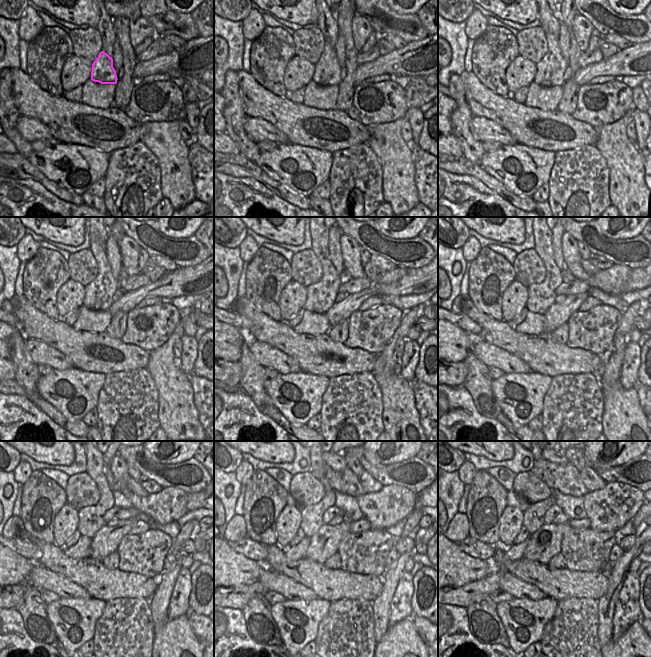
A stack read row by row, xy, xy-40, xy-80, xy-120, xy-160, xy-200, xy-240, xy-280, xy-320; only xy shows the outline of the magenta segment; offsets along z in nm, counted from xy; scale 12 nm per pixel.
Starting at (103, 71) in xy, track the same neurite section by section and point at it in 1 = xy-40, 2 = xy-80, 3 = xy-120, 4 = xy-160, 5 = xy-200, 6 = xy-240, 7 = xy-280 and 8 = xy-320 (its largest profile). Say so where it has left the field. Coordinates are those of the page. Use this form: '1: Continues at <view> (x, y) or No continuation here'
1: Continues at xy-40 (327, 69)
2: Continues at xy-80 (550, 70)
3: Continues at xy-120 (98, 296)
4: Continues at xy-160 (321, 296)
5: Continues at xy-200 (541, 296)
6: Continues at xy-240 (91, 520)
7: Continues at xy-280 (311, 516)
8: Continues at xy-320 (533, 520)

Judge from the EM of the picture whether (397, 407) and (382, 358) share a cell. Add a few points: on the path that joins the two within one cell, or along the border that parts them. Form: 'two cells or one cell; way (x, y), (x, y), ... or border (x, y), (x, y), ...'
one cell; way (397, 395), (380, 377), (380, 370)

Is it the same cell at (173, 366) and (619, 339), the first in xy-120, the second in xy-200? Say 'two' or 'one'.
two

